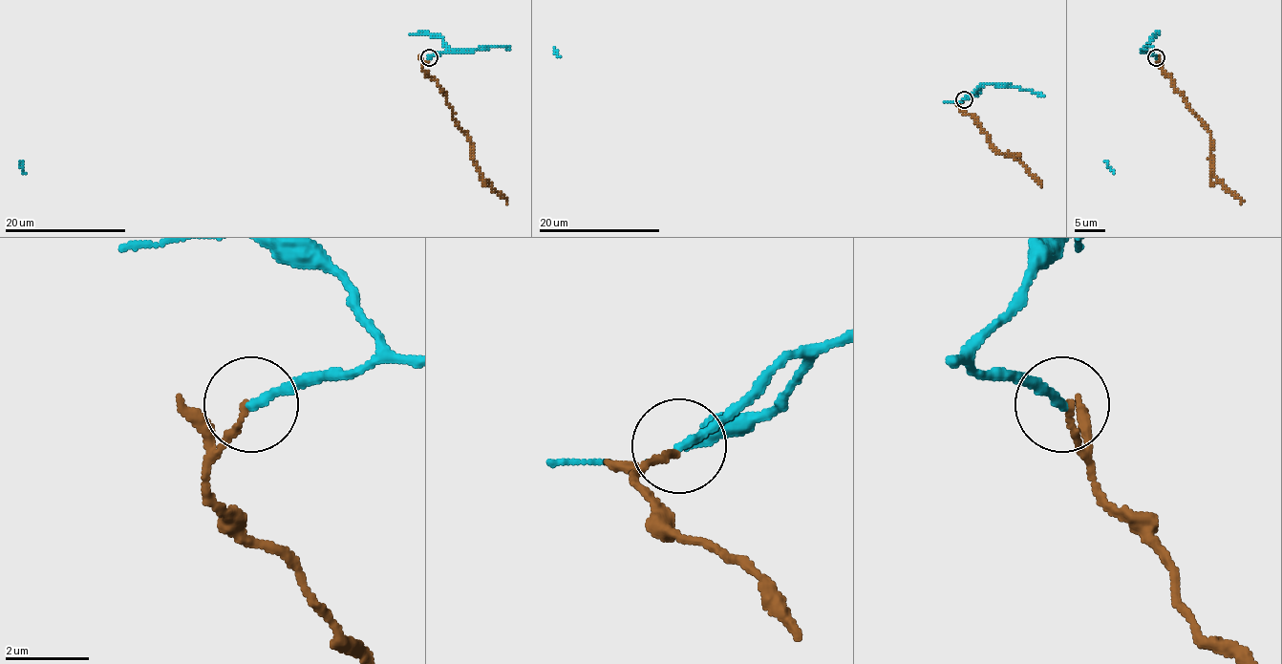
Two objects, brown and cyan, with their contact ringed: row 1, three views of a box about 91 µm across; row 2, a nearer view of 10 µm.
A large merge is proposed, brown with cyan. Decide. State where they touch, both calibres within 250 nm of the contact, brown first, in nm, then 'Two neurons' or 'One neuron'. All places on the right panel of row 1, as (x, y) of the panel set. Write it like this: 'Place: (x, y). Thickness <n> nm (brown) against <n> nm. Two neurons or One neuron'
Place: (1156, 57). Thickness 150 nm (brown) against 200 nm. Two neurons

